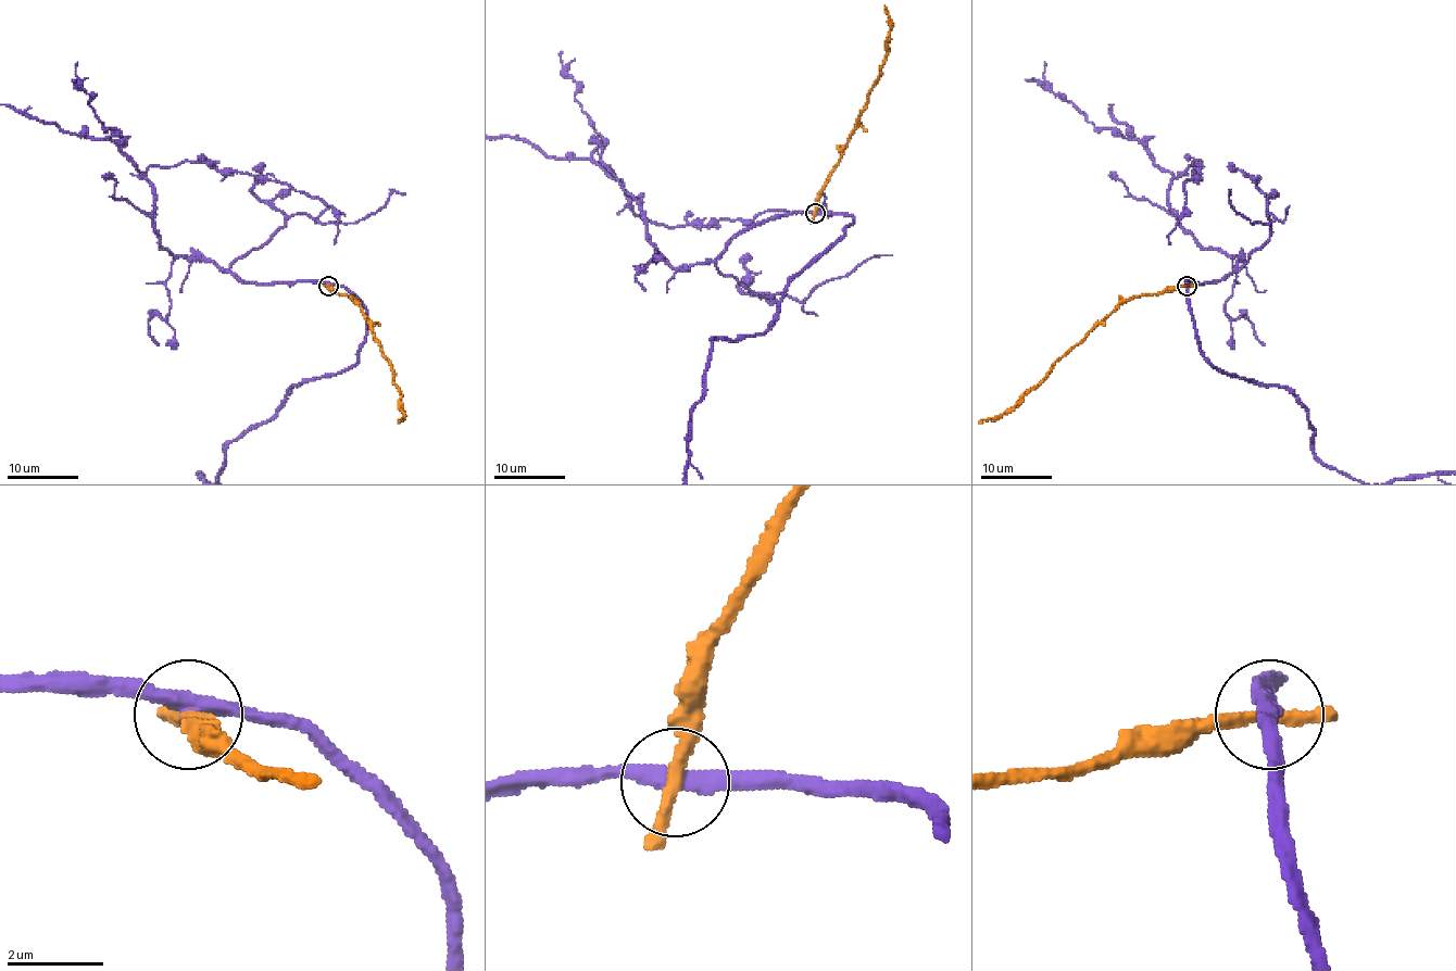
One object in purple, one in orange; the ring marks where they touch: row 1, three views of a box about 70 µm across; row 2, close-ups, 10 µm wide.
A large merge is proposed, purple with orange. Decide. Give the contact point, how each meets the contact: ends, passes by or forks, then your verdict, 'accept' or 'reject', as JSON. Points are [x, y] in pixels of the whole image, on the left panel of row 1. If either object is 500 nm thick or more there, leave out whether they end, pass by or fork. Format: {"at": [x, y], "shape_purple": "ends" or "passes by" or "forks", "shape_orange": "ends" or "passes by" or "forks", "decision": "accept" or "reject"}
{"at": [328, 286], "shape_purple": "passes by", "shape_orange": "passes by", "decision": "reject"}

